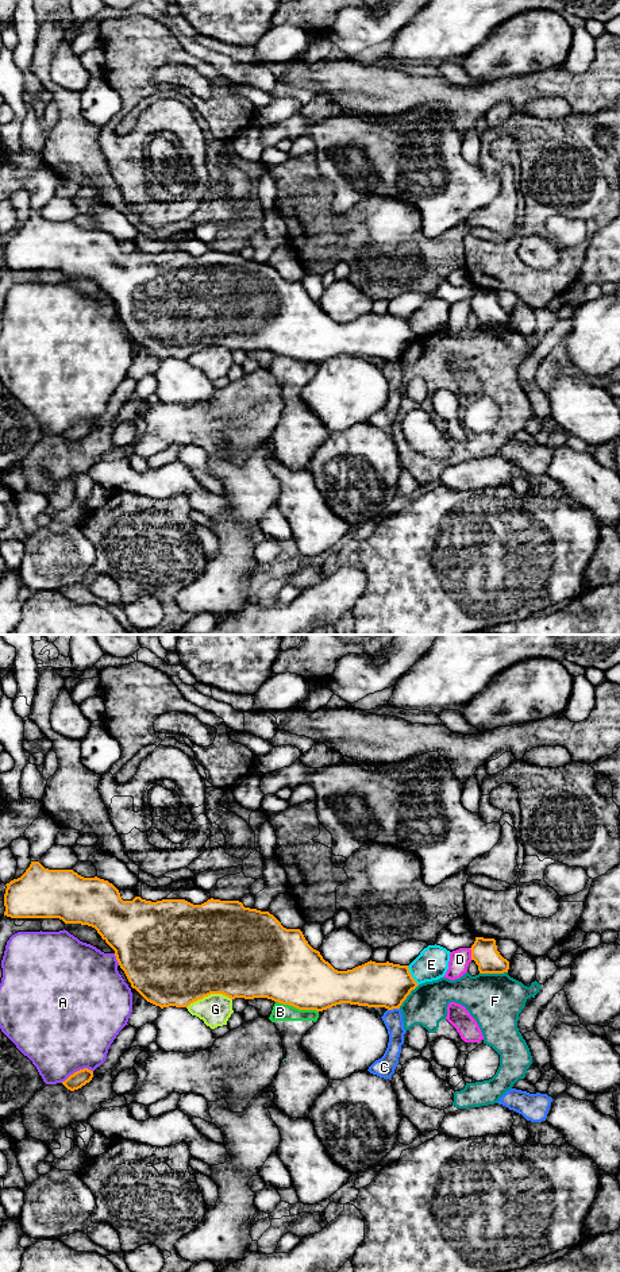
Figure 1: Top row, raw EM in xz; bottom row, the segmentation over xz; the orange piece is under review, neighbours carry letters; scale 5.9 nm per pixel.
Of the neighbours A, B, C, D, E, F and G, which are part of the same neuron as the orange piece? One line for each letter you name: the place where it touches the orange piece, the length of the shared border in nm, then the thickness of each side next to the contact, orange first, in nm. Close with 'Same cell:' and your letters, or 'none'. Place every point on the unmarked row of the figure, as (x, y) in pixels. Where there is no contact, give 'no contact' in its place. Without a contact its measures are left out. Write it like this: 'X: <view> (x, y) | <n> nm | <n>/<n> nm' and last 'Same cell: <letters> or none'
Same cell: none

